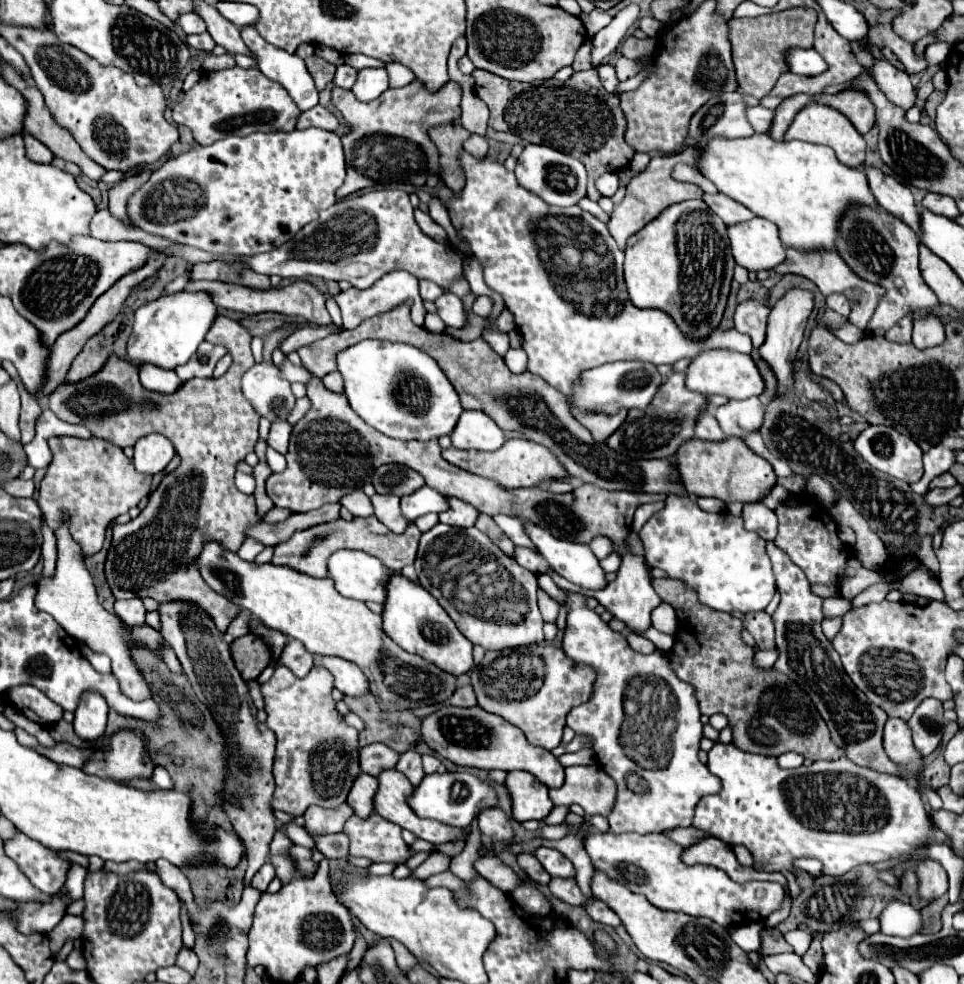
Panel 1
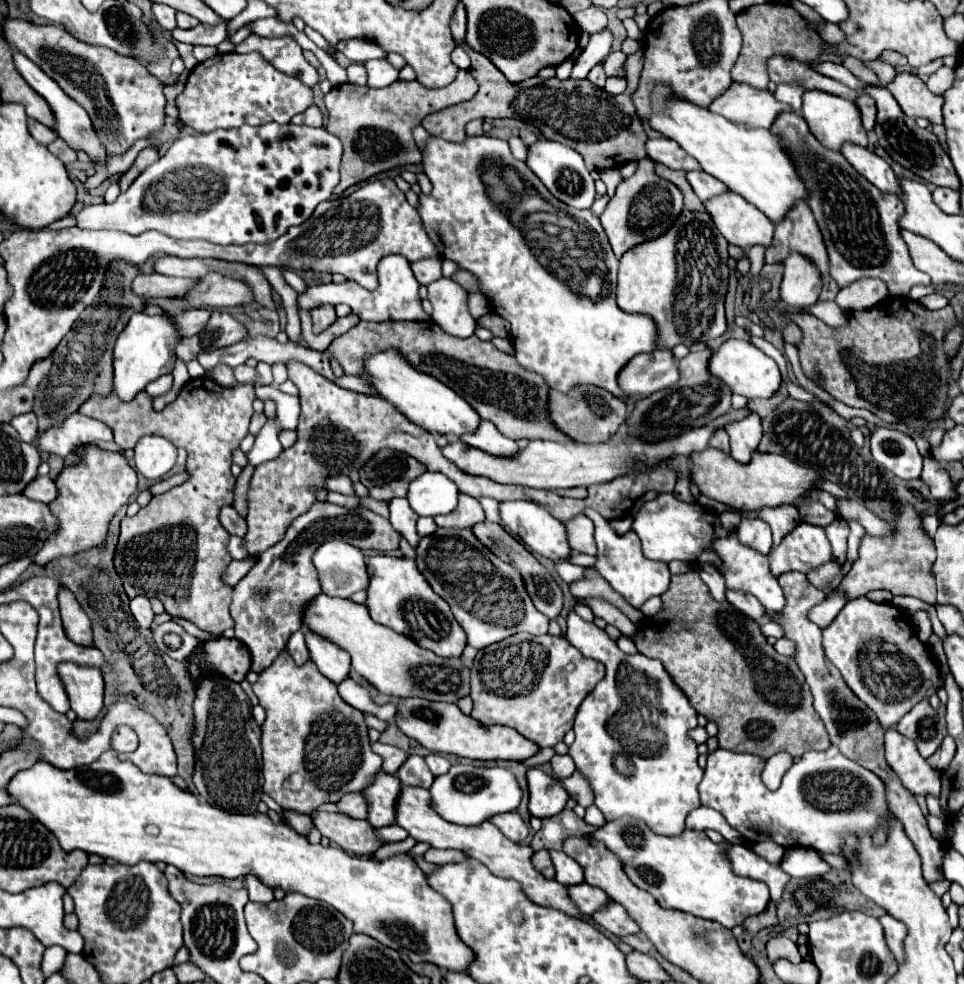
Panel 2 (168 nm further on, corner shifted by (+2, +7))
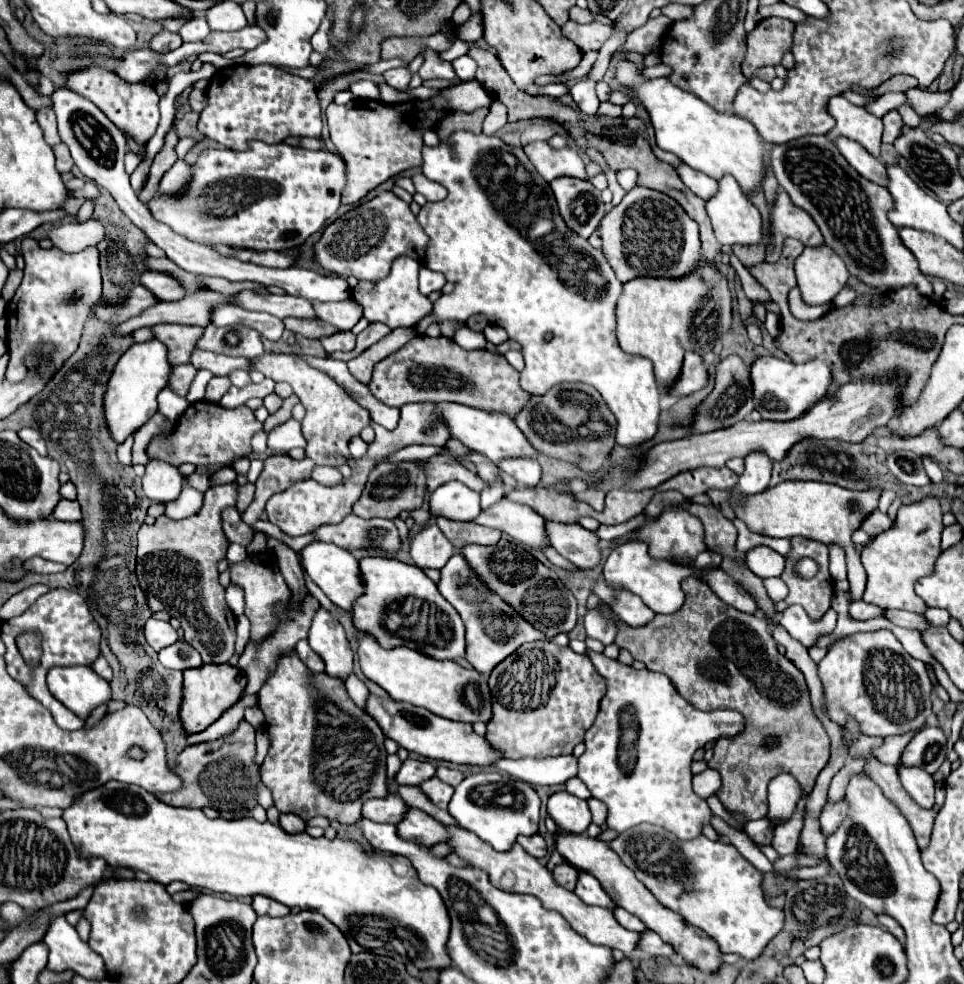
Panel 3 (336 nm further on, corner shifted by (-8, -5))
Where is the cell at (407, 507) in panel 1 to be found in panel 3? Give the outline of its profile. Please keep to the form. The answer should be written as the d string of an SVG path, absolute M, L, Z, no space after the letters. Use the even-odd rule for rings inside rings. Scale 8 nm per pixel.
M447 482L431 492L431 514L449 520L473 520L481 512L479 492L459 482Z

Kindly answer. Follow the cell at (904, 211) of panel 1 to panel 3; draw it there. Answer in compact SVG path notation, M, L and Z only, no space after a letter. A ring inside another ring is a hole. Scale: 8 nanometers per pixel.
M839 136L839 140L835 140L839 152L847 158L847 162L867 180L885 186L887 184L887 172L885 172L885 164L879 162L877 158L873 158L859 142L847 140L843 136Z

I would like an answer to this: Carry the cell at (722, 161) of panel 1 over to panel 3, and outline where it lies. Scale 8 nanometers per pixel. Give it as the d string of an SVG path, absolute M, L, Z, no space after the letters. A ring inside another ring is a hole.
M621 60L617 64L615 78L623 88L631 92L637 104L649 112L655 130L655 142L659 148L673 152L685 164L705 172L715 180L719 180L723 174L733 174L747 196L753 192L755 184L763 180L765 158L771 150L771 144L759 136L757 128L749 120L735 114L715 112L709 104L699 100L695 94L681 90L669 78L647 80L629 60Z

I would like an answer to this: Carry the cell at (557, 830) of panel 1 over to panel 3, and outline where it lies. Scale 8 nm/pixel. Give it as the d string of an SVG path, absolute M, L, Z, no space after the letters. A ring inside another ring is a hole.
M447 828L449 834L451 834L451 840L449 844L453 846L453 850L465 858L469 864L473 866L479 866L481 870L485 870L489 876L491 876L491 882L505 890L505 892L519 892L519 894L531 894L535 898L541 900L541 904L547 908L547 910L555 910L559 912L575 932L579 932L581 936L585 936L587 940L591 940L591 944L601 944L601 946L607 946L607 948L617 948L621 950L627 958L633 958L633 952L637 948L637 942L639 942L639 932L631 932L631 930L625 930L613 916L611 910L605 910L605 908L599 908L599 906L589 906L589 904L583 904L579 900L579 896L575 896L575 892L569 892L565 890L563 886L559 886L553 878L553 874L537 860L533 858L531 854L527 854L519 844L515 844L509 852L495 852L491 846L487 846L483 840L479 840L473 832L467 832L463 828Z

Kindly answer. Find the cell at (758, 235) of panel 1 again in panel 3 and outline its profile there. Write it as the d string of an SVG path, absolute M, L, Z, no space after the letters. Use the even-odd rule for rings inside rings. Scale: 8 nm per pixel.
M723 176L717 180L717 192L711 196L711 200L705 202L707 214L711 218L715 236L721 244L733 246L733 244L759 244L763 234L761 234L761 214L759 210L749 202L749 198L743 194L741 186L733 176Z

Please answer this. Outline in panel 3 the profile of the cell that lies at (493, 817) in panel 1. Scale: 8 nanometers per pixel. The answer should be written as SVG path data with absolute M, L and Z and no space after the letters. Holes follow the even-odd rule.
M535 834L535 836L519 836L517 842L523 846L523 850L535 858L543 858L547 854L547 846L545 846L545 840Z

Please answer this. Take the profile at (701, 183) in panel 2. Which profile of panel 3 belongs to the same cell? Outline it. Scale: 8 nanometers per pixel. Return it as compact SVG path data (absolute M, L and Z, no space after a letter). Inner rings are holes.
M681 162L675 170L677 170L679 178L683 180L683 184L685 184L691 192L695 192L697 196L701 196L703 200L709 200L709 198L715 194L717 184L715 184L715 180L709 178L707 174L699 172L699 170L693 170L691 166L687 166L687 164L683 164L683 162Z

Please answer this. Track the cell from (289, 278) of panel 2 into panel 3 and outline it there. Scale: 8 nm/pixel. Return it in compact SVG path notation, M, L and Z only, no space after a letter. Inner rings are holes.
M351 298L345 302L313 302L313 306L321 320L339 330L351 330L363 318L363 308Z

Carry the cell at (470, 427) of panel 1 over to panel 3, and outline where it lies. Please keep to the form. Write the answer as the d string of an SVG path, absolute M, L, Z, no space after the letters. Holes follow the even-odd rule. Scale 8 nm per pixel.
M507 458L507 460L501 460L499 468L513 476L519 486L537 486L539 480L541 480L541 466L535 458Z

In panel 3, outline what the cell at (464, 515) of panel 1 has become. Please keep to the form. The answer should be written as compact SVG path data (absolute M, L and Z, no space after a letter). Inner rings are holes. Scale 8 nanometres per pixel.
M437 518L437 526L455 548L467 546L467 544L491 546L491 544L497 544L501 538L499 530L491 530L487 526L479 526L473 522L453 522L447 518Z

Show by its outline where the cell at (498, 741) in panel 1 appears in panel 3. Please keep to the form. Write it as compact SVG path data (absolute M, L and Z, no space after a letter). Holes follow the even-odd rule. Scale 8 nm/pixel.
M369 694L365 702L367 714L379 724L383 734L391 740L395 740L401 748L415 752L423 758L431 760L447 760L455 764L479 764L479 766L489 766L493 764L499 756L499 752L491 750L487 740L477 736L471 728L471 724L465 722L451 722L447 718L435 716L425 708L407 704L407 702L395 702L391 698L377 698Z

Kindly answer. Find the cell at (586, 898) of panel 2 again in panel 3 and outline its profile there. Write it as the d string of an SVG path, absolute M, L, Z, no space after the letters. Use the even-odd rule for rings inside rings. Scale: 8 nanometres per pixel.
M615 908L613 914L615 914L617 922L619 922L623 928L627 928L627 930L635 930L635 932L647 932L647 926L645 926L637 916L629 914L627 910L623 910L623 908Z

